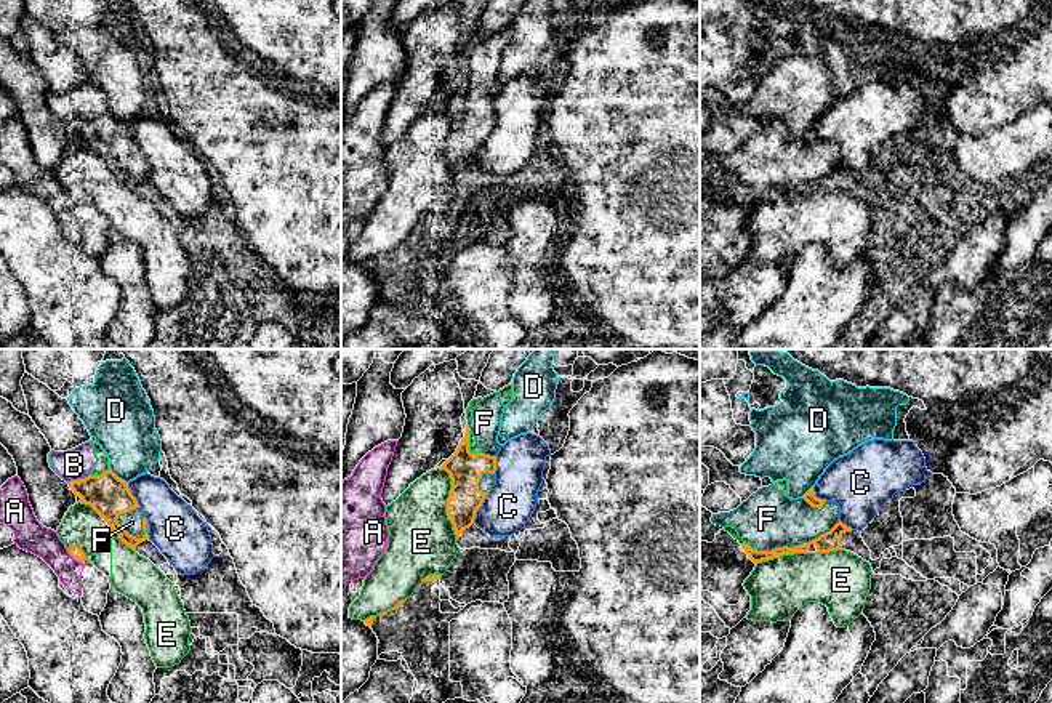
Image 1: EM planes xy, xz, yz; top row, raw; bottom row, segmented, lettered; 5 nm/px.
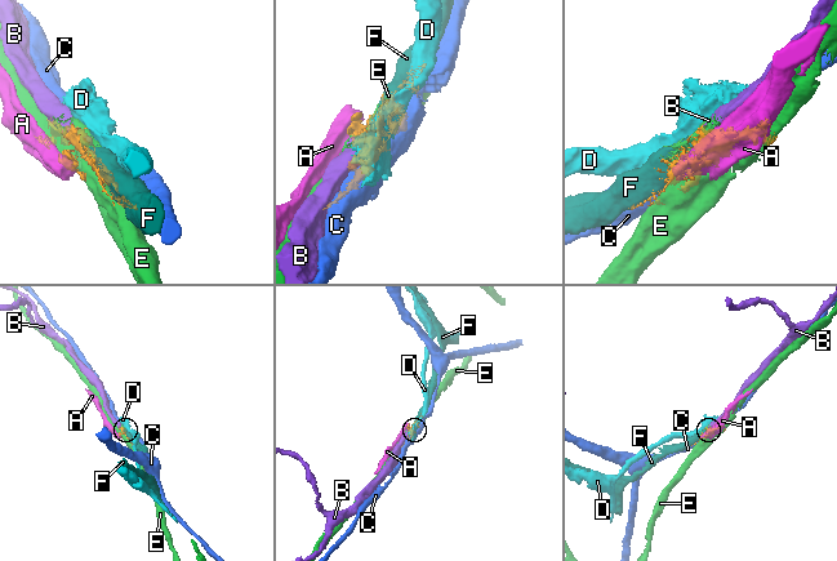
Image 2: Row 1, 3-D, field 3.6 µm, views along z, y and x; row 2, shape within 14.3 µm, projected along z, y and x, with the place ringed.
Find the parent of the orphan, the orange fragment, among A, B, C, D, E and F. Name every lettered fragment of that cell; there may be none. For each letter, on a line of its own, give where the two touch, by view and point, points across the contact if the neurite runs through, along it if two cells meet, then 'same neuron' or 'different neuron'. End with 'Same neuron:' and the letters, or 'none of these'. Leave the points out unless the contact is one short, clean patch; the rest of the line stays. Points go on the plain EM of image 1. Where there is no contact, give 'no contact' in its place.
A: meets orange in xy at (74, 199); different neuron
B: meets orange in xy at (79, 120); same neuron
C: meets orange in xz at (481, 146); different neuron
D: meets orange in xy at (117, 119); border along xy (109, 109), (127, 125); different neuron
E: meets orange in xz at (447, 143); different neuron
F: meets orange in yz at (799, 186); same neuron
Same neuron: B, F

